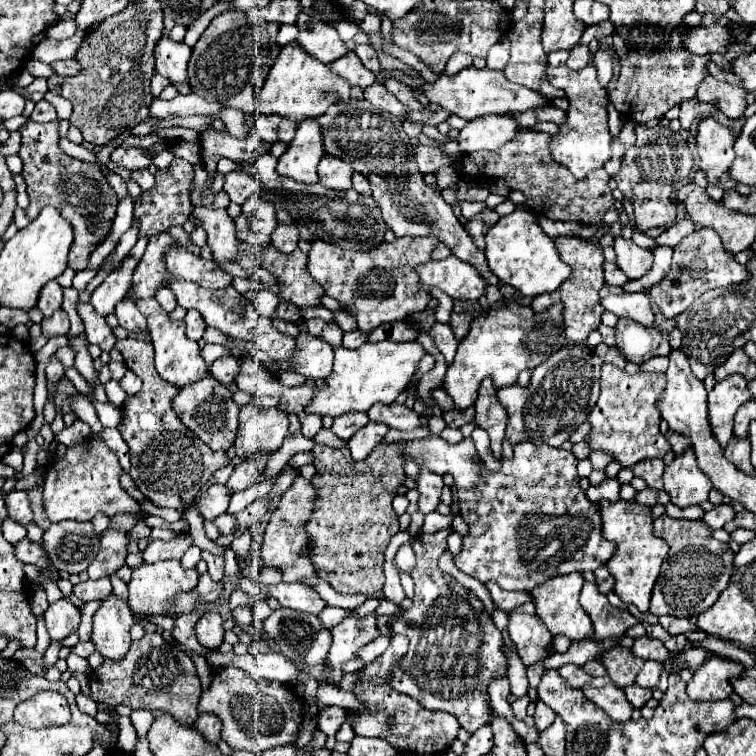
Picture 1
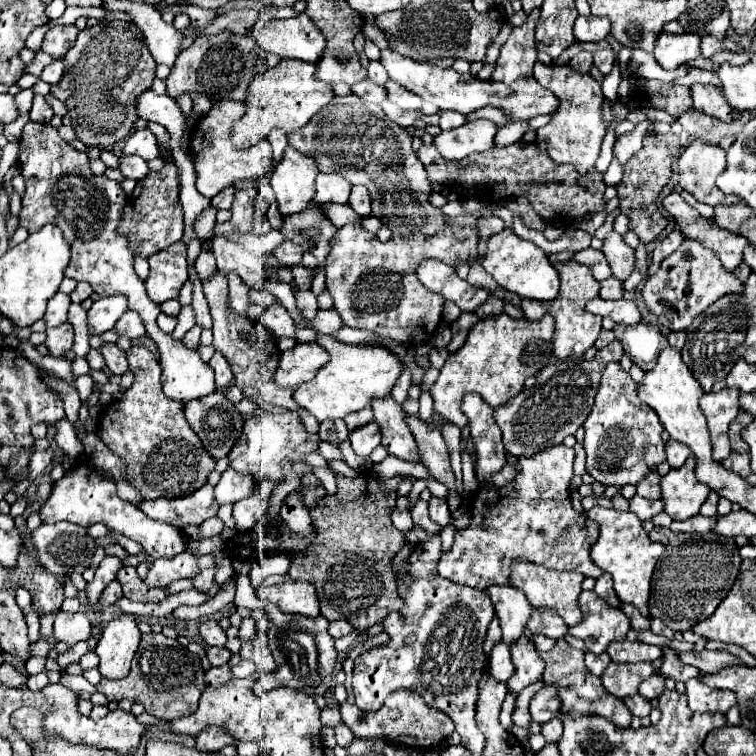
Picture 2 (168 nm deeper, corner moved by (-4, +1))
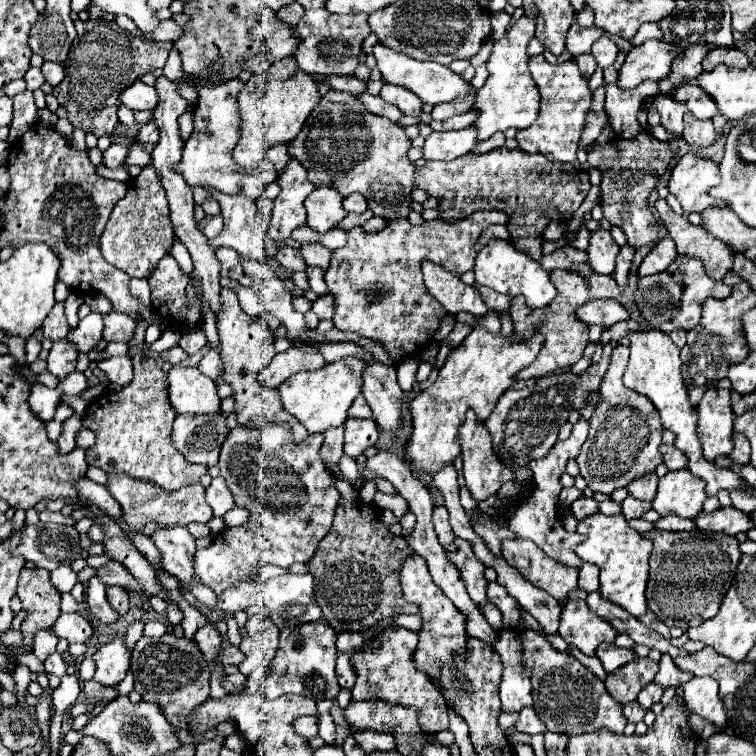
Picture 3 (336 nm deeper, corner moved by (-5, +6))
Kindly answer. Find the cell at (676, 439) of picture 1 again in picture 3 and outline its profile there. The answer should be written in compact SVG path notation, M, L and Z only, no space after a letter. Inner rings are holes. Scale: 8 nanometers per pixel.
M661 444L661 454L663 454L663 464L669 468L669 470L681 470L687 466L687 460L683 460L683 452L679 452L673 444L667 446L667 444Z

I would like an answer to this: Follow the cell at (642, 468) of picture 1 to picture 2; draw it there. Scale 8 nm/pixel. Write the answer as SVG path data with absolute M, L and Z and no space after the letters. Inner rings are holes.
M652 471L652 473L648 473L638 485L636 485L636 489L638 489L638 495L642 495L642 497L646 497L646 499L660 499L660 473L658 471Z

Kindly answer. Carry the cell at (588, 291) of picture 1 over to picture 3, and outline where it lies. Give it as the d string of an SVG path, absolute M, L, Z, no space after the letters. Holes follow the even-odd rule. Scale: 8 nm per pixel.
M553 276L553 284L557 288L557 296L547 308L531 310L531 308L527 308L525 300L521 296L515 296L511 300L509 314L513 318L513 338L515 338L515 332L519 336L529 336L533 332L541 332L545 336L545 342L543 342L543 348L541 348L537 360L531 366L517 372L515 382L531 380L531 378L539 380L539 378L547 376L549 372L555 372L557 368L567 368L583 356L583 350L587 346L589 328L587 328L587 324L579 324L579 320L575 320L575 310L587 302L587 284L583 284L581 276Z

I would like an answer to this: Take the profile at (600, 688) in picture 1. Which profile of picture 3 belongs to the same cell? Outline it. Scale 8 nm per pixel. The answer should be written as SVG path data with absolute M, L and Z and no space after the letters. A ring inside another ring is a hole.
M511 628L521 640L521 654L523 654L523 668L531 672L531 694L533 694L533 710L537 712L539 720L545 724L549 732L561 732L567 736L595 732L607 728L615 734L623 734L627 720L623 720L621 704L611 700L609 692L605 690L603 682L577 658L561 654L555 650L543 632L533 628Z

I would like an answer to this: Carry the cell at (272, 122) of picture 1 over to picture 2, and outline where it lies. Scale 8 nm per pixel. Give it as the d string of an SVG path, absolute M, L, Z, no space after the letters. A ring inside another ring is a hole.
M274 129L274 131L270 131L270 135L268 135L268 141L272 143L272 149L274 149L274 161L278 163L278 161L282 159L282 153L284 153L286 145L288 145L286 133L284 133L282 129Z

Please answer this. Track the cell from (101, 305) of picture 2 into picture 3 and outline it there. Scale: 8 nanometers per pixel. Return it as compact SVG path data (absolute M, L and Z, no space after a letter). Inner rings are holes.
M91 312L77 324L77 328L69 330L67 340L77 348L77 352L89 354L99 344L101 332L103 332L103 316Z

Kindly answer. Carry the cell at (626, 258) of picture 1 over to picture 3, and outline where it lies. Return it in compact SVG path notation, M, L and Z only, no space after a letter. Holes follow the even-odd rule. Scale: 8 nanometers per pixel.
M603 228L591 232L587 246L587 264L599 274L611 274L615 270L615 256L619 254L619 246L613 242L611 234Z

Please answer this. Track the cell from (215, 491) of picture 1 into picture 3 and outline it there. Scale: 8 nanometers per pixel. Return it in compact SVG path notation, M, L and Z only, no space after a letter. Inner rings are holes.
M109 474L107 478L107 490L111 496L119 502L123 510L123 520L129 524L129 528L137 534L153 536L161 528L171 526L187 526L191 522L209 522L213 518L213 512L209 504L205 502L205 488L201 484L191 484L185 488L179 488L175 492L167 492L153 484L151 480L137 480L127 474Z

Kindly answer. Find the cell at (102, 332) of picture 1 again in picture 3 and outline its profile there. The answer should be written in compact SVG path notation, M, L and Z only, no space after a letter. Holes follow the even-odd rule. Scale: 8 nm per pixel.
M115 356L111 360L101 360L97 364L97 368L107 374L111 384L129 386L131 380L133 380L133 366L131 366L131 358L129 356Z

